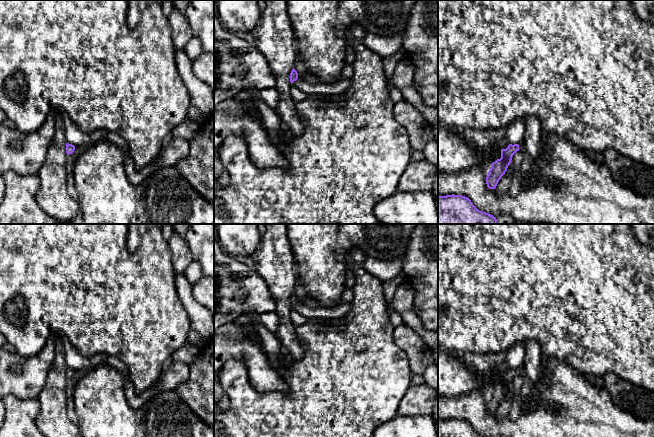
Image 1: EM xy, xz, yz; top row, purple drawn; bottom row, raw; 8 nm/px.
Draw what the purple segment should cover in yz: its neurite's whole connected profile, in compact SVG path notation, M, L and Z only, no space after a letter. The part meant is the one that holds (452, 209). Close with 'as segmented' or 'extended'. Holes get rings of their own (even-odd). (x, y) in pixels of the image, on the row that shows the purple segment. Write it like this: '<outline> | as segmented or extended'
M452 194L438 196L438 224L497 224L497 219L478 210L469 198Z | as segmented

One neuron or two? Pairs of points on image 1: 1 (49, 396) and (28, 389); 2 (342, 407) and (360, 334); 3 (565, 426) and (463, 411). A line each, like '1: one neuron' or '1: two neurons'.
1: two neurons
2: one neuron
3: one neuron

